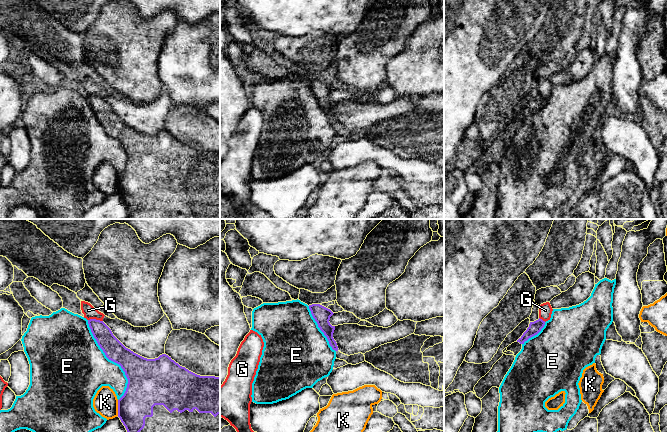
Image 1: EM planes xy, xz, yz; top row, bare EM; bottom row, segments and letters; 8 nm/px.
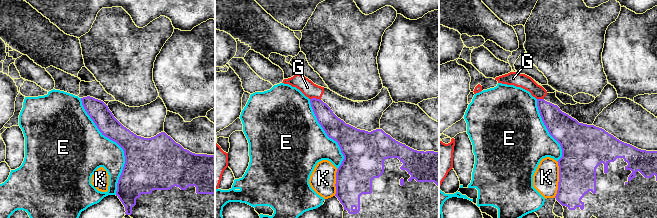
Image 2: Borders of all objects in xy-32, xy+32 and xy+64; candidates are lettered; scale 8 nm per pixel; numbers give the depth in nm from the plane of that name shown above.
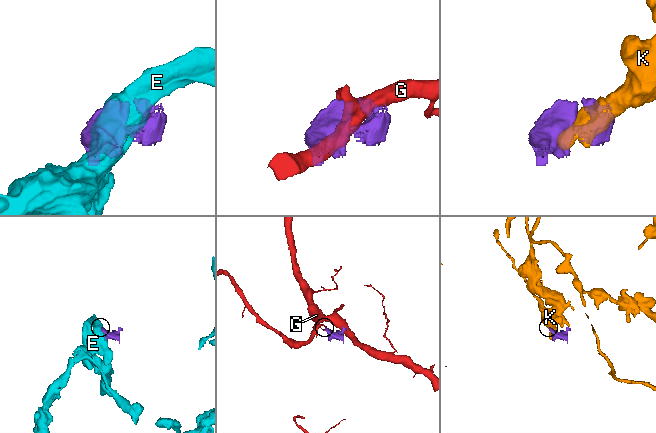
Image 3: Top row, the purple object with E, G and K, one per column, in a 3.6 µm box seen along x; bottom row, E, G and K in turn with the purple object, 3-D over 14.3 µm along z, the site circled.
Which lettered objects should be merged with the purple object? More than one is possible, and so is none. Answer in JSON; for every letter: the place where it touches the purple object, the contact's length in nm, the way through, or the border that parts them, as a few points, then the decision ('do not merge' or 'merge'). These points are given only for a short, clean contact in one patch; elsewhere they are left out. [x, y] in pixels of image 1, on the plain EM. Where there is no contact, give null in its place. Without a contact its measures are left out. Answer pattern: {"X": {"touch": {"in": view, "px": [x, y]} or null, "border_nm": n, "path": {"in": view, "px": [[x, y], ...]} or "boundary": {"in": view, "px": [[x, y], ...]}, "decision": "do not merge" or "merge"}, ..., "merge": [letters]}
{"E": {"touch": {"in": "xy", "px": [112, 136]}, "border_nm": 700, "decision": "do not merge"}, "G": {"touch": {"in": "xy", "px": [95, 95]}, "border_nm": 120, "boundary": {"in": "xy", "px": [[88, 95], [99, 95], [102, 97]]}, "decision": "do not merge"}, "K": {"touch": {"in": "xy", "px": [118, 184]}, "border_nm": 130, "decision": "do not merge"}, "merge": []}

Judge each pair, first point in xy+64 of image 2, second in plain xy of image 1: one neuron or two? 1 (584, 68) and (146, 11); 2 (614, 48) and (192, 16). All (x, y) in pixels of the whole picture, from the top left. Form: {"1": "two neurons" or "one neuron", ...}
{"1": "two neurons", "2": "two neurons"}

